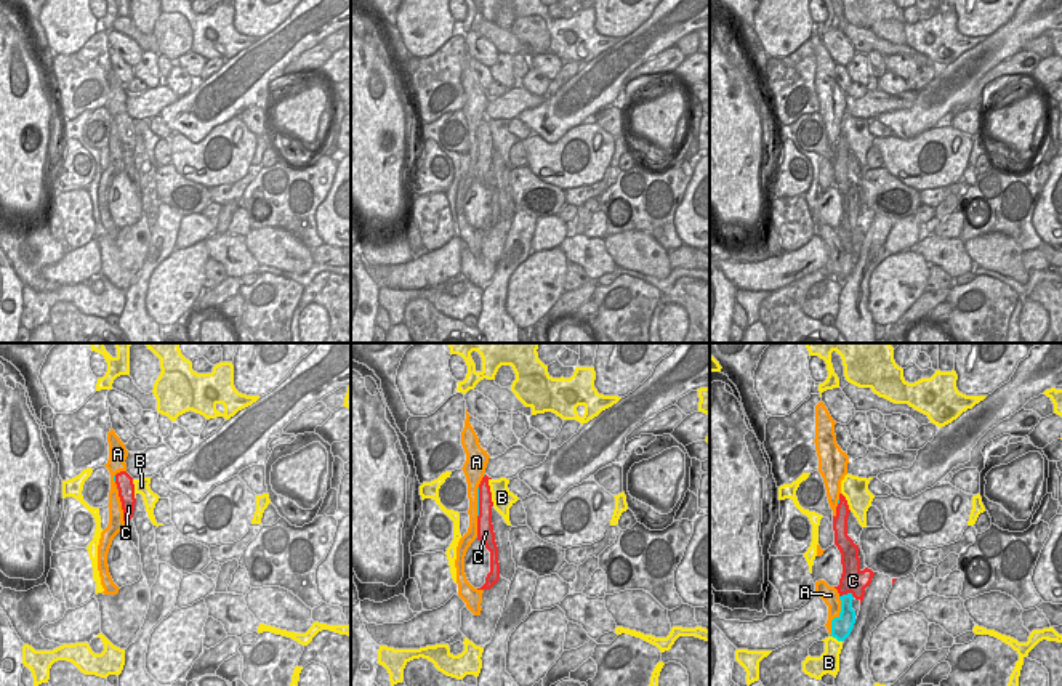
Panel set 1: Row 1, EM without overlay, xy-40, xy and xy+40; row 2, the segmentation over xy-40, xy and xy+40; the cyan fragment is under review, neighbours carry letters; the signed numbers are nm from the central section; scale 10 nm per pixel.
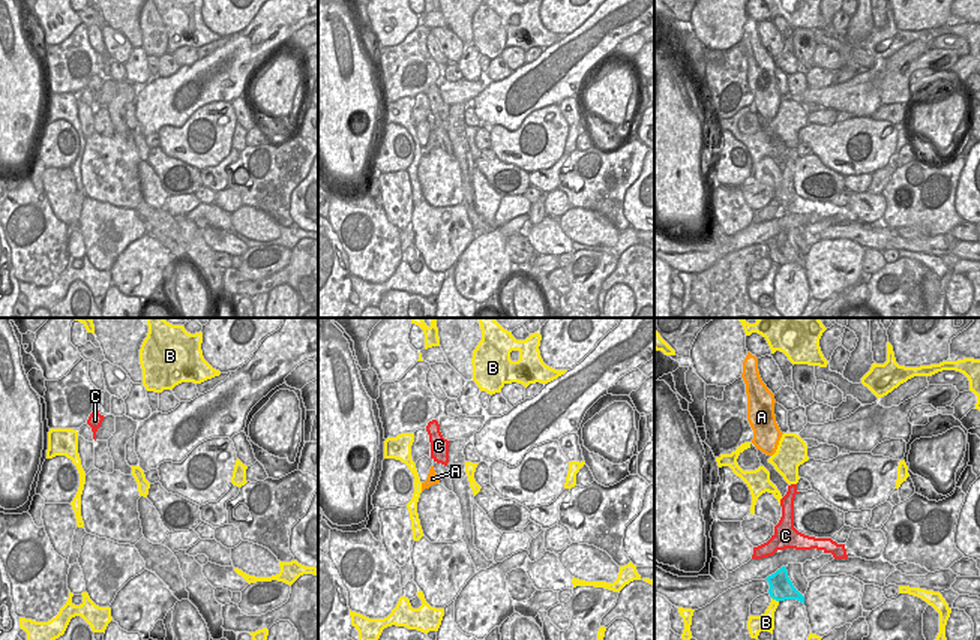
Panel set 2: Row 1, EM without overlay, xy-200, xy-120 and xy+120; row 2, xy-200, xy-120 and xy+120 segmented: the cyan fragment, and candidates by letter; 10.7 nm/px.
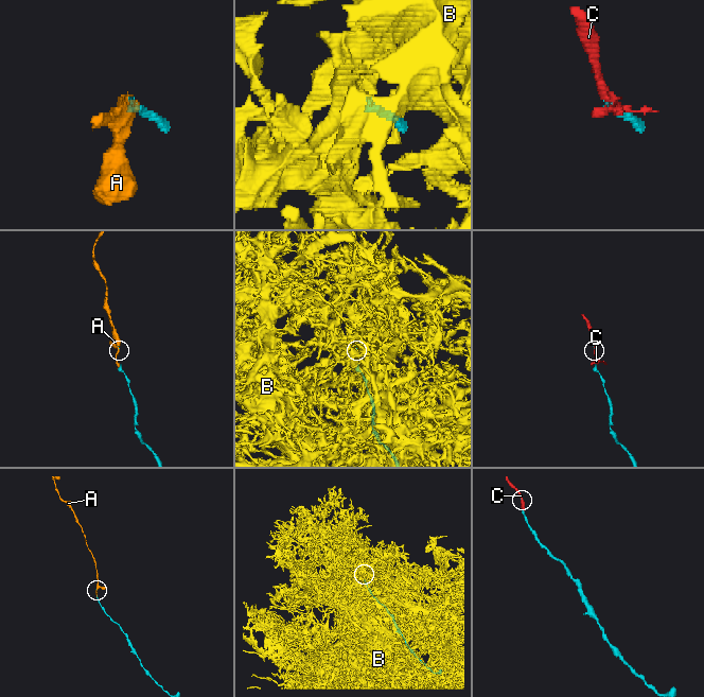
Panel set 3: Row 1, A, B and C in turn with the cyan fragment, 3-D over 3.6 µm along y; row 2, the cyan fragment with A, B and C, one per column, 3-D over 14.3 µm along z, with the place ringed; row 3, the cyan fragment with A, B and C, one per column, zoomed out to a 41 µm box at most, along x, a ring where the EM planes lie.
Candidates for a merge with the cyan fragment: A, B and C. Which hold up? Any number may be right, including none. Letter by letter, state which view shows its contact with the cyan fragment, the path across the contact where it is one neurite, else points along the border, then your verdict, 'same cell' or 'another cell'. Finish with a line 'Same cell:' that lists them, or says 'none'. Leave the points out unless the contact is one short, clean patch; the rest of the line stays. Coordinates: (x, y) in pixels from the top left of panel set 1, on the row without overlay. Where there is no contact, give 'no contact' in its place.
A: meets cyan in xy+40; same cell
B: meets cyan in xy+40; another cell
C: meets cyan in xy+40; another cell
Same cell: A

